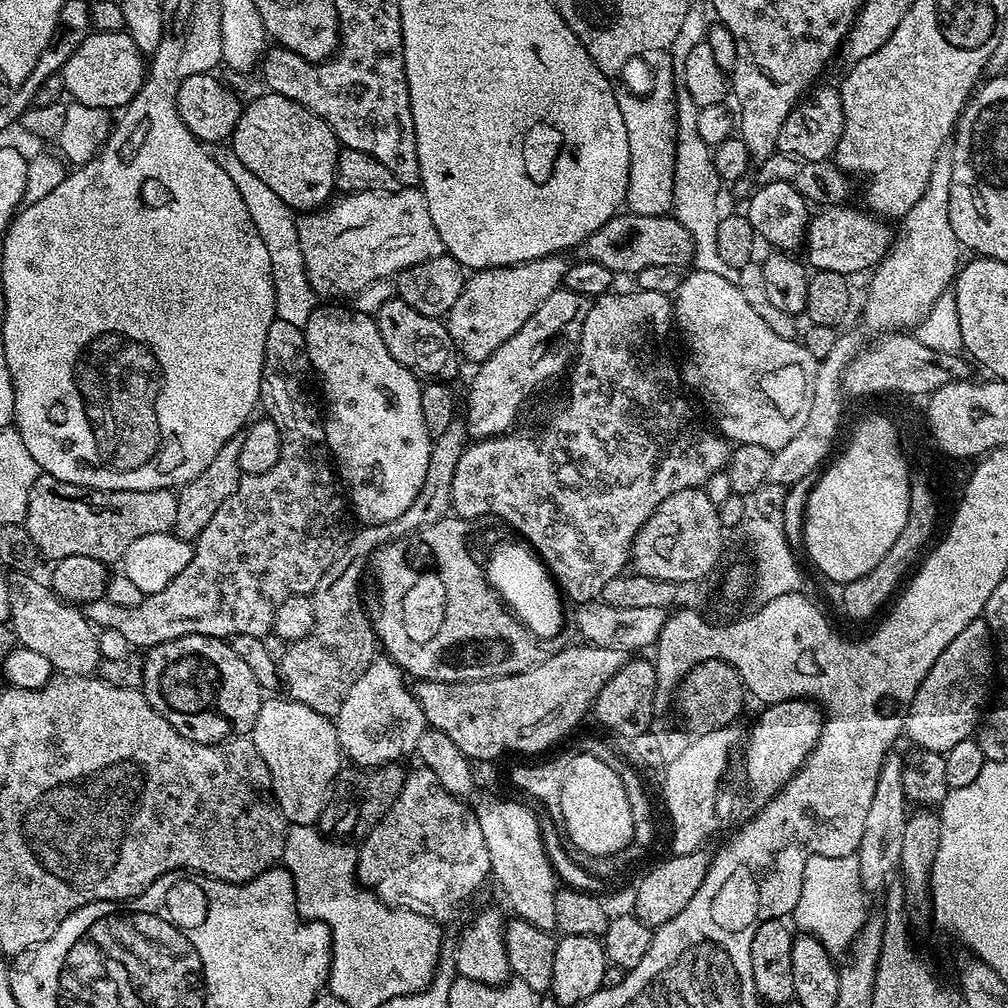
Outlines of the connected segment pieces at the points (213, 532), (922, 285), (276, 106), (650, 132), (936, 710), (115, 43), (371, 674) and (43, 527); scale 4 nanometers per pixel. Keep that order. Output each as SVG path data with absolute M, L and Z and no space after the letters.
M277 318L274 322L270 322L270 326L266 330L266 350L264 351L264 365L260 379L259 403L262 408L268 411L265 412L267 419L272 420L274 426L278 426L278 434L282 438L282 454L278 454L278 462L274 466L270 466L270 470L266 470L266 474L241 475L238 490L234 490L234 494L230 494L230 498L226 498L226 502L222 502L222 507L214 514L214 518L210 518L206 530L202 530L200 537L194 541L192 561L188 563L186 570L182 570L182 574L178 574L178 578L174 578L170 582L170 586L166 586L161 592L147 593L143 602L135 606L115 604L113 600L107 598L94 600L87 605L86 615L97 629L116 630L119 634L122 634L123 638L126 638L129 646L133 649L140 648L139 650L147 650L162 642L170 642L174 638L182 638L183 636L214 636L217 638L254 636L263 638L272 632L274 610L278 610L278 606L282 606L282 602L286 602L286 598L306 596L313 592L318 586L318 578L322 578L322 574L326 574L326 570L330 570L330 566L339 558L344 550L344 545L350 539L350 527L348 528L350 508L346 503L345 489L334 471L332 453L328 451L328 439L324 433L325 417L322 415L322 404L318 399L317 389L314 387L314 373L312 364L308 361L308 347L306 346L304 329L299 323L295 324L294 321L284 320L284 318Z
M942 154L934 162L934 170L930 170L930 182L926 182L926 190L922 198L918 198L918 202L914 202L912 209L902 217L905 232L901 236L899 233L888 255L875 265L871 273L872 285L868 288L868 301L864 304L864 320L870 327L878 328L877 330L911 329L924 319L934 306L936 299L949 289L956 278L962 264L962 259L960 260L962 246L954 234L954 226L950 226L951 181L952 158L951 155Z
M265 91L263 95L243 105L230 137L232 152L242 158L246 170L262 178L289 208L315 210L327 205L336 188L336 131L322 118L282 94Z
M668 54L655 57L652 89L648 96L617 91L618 110L626 122L626 138L630 138L630 174L626 208L637 216L666 216L673 211L675 186L676 104L672 60Z
M981 618L970 622L930 666L922 686L912 699L904 718L904 732L917 748L940 753L949 752L958 742L975 733L985 715L984 703L988 700L988 687L994 680L994 641L987 622Z
M93 31L64 63L64 90L75 103L87 108L120 110L136 97L144 85L145 71L145 57L127 32Z
M377 658L369 662L354 686L350 686L350 694L346 694L346 702L342 702L334 723L340 751L357 764L357 769L377 770L415 753L418 738L426 731L426 721L415 691L410 684L408 688L407 682L404 669L395 660Z
M41 474L37 476L30 490L23 526L30 530L30 538L34 538L34 546L38 546L41 557L49 556L52 562L69 558L71 555L82 555L103 562L120 562L123 561L126 550L130 550L130 545L138 538L146 538L146 534L172 532L174 514L178 514L178 502L176 492L170 488L158 488L155 492L103 492L97 488L80 488L76 484Z

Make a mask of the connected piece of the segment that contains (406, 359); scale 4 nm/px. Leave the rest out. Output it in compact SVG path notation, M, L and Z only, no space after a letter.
M399 298L386 302L374 313L378 334L386 342L386 350L406 371L421 382L452 382L460 372L461 357L452 343L447 323L443 319L418 314L414 306L406 306Z

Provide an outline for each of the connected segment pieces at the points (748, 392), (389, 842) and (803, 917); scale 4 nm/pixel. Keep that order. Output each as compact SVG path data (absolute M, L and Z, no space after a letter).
M690 272L674 293L674 320L679 331L684 331L692 355L682 364L683 383L708 403L719 435L733 445L753 444L773 450L786 446L806 427L818 362L799 339L778 338L754 314L736 283L717 274Z
M423 766L417 767L417 772L409 771L404 778L404 785L398 794L398 798L394 802L394 806L390 806L390 810L384 817L372 828L372 831L367 836L363 837L362 843L358 848L358 859L356 861L356 874L359 883L363 887L373 891L386 904L393 906L403 906L413 909L418 914L423 916L431 916L433 920L443 921L443 916L448 916L452 912L452 908L456 908L480 883L484 878L488 878L492 870L490 862L490 850L486 850L486 838L482 838L482 826L478 826L478 818L475 811L471 807L468 808L463 799L451 796L445 788L438 782L438 778L434 778L434 774L428 768Z
M817 854L811 856L806 862L806 870L802 874L802 894L798 898L798 906L794 913L795 927L803 930L807 935L816 937L826 946L828 952L839 954L847 953L852 947L852 941L856 939L856 933L864 927L868 916L868 900L866 889L860 881L860 864L856 861L855 855L830 856Z

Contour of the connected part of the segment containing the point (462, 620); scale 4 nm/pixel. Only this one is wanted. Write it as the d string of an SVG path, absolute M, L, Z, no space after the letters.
M447 516L431 524L429 528L423 529L422 532L425 546L432 551L432 556L436 559L436 568L440 571L439 583L448 591L448 616L444 616L444 628L436 628L436 632L432 632L432 636L428 636L428 632L412 632L412 636L416 636L416 640L420 640L420 664L416 664L416 668L428 668L428 680L441 680L447 684L463 684L465 680L492 680L495 676L522 674L542 662L546 662L546 658L553 656L558 650L558 644L555 639L541 639L539 636L532 633L523 621L506 607L499 593L488 583L488 579L485 576L485 569L482 567L481 561L476 561L475 558L472 557L471 550L468 549L468 528L470 528L469 521L463 520L457 516Z

